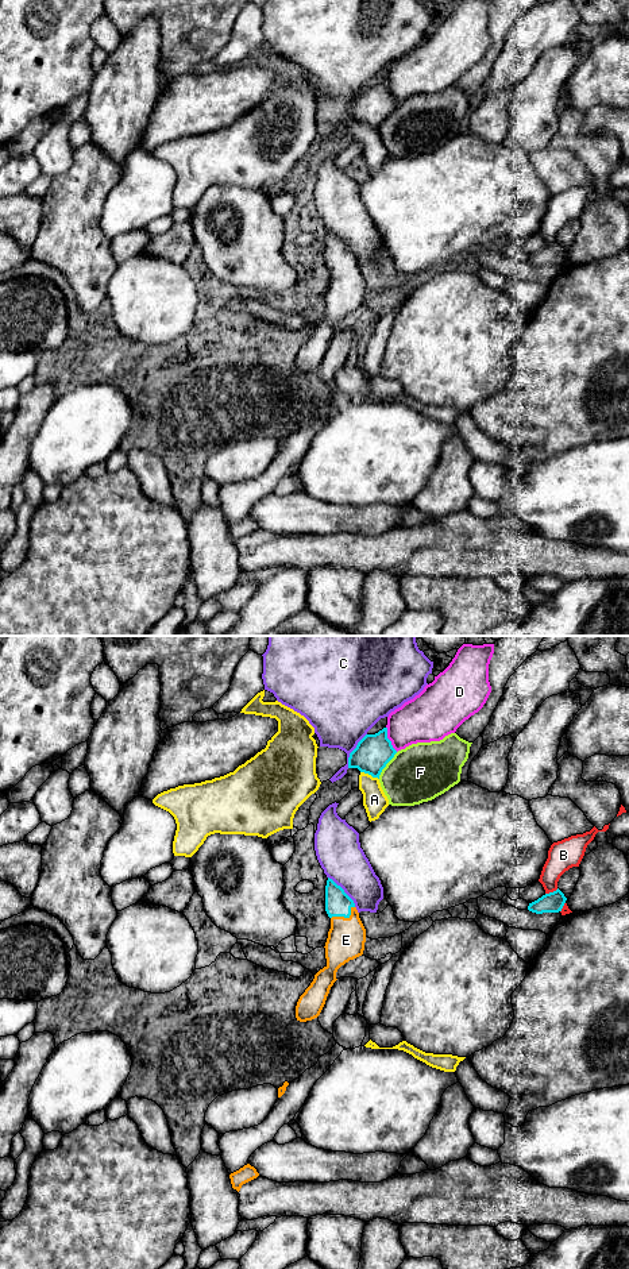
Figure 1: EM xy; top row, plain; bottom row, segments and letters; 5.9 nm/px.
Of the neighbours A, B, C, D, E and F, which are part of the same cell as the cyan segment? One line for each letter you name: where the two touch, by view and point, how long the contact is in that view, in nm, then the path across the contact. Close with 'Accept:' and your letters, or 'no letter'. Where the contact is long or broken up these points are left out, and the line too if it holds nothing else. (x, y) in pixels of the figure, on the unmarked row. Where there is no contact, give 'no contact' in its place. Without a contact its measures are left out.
E: contact xy (344, 269); length 160 nm; way xy (338, 255), (344, 269), (346, 292)
Accept: E

